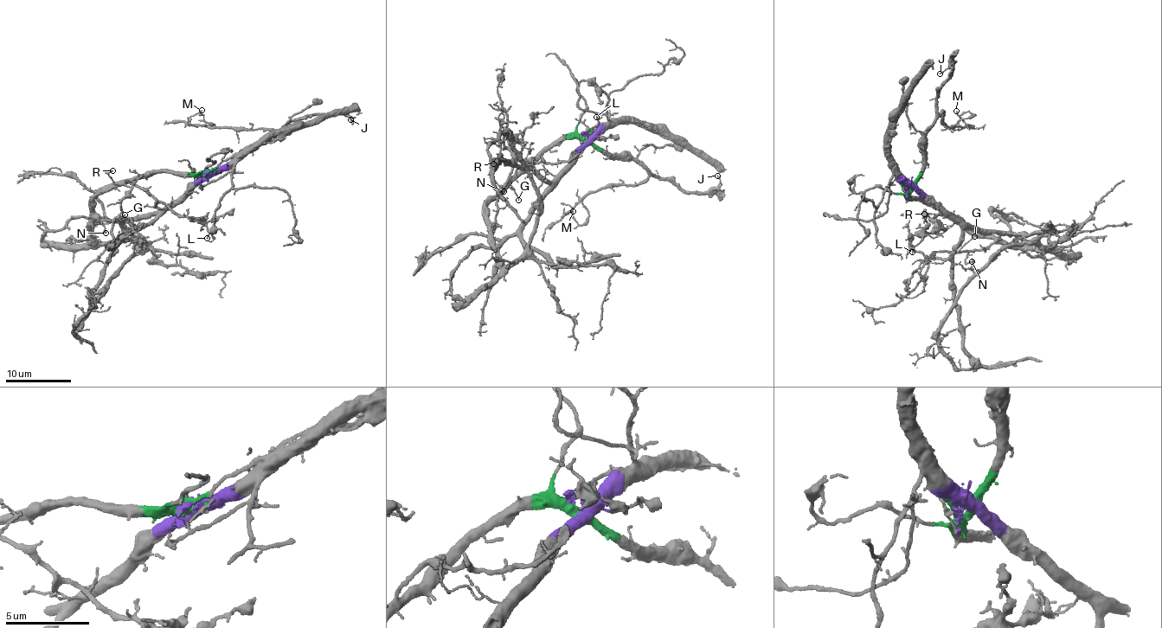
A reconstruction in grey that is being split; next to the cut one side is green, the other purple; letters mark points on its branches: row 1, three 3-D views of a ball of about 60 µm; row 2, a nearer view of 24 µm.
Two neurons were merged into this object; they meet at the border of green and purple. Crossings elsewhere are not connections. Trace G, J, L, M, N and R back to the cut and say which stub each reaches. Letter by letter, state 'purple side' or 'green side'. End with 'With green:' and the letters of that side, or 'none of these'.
G: green side
J: green side
L: green side
M: green side
N: green side
R: green side
With green: G, J, L, M, N, R

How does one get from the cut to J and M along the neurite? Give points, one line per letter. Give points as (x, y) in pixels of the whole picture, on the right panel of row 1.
J: (910, 187), (922, 169), (927, 131), (935, 121), (940, 89), (948, 80), (953, 65), (940, 73)
M: (910, 187), (922, 169), (927, 130), (944, 112), (940, 122), (945, 126), (950, 129), (965, 124), (956, 112)

